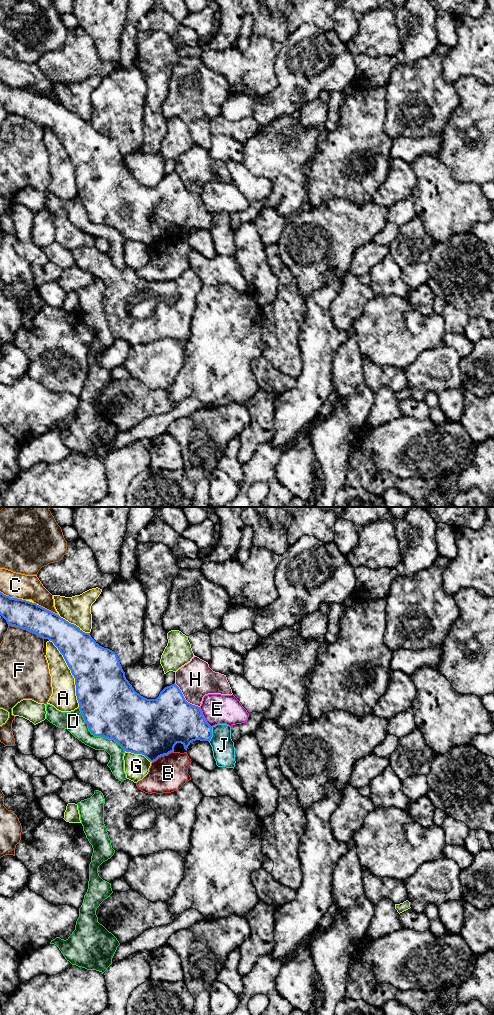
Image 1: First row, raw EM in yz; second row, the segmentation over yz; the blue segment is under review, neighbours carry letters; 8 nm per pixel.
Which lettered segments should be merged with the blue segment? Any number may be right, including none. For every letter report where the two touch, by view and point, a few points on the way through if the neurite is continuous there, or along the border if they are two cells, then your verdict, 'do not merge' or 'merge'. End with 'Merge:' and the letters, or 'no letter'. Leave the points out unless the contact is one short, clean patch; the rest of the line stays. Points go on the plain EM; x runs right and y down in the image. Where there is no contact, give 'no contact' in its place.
A: meets blue in yz at (71, 160); do not merge
B: meets blue in yz at (162, 243); border along yz (173, 239), (159, 244), (152, 250); do not merge
C: meets blue in yz at (11, 86); do not merge
D: meets blue in yz at (96, 223); do not merge
E: meets blue in yz at (203, 205); border along yz (199, 195), (205, 209), (211, 215); do not merge
F: meets blue in yz at (26, 117); do not merge
G: meets blue in yz at (138, 241); do not merge
H: meets blue in yz at (184, 186); do not merge
J: meets blue in yz at (211, 222); border along yz (212, 215), (212, 224), (208, 229); do not merge
Merge: no letter

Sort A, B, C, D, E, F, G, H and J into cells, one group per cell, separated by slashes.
A / B / C / D / E / F / G / H / J

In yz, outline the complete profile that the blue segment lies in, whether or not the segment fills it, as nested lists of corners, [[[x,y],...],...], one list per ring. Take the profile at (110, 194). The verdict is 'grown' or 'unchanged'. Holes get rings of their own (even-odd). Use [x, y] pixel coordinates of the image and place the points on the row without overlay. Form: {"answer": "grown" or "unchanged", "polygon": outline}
{"answer": "unchanged", "polygon": [[[0,80],[0,103],[8,114],[26,117],[43,127],[54,131],[63,143],[72,163],[75,166],[76,184],[81,202],[94,224],[101,224],[116,229],[126,240],[144,243],[150,250],[174,240],[177,231],[187,238],[191,230],[210,229],[212,215],[206,210],[200,195],[188,191],[179,175],[174,171],[165,175],[156,187],[147,187],[137,181],[125,165],[117,142],[100,134],[90,123],[79,115],[69,111],[59,103],[26,88],[10,86]]]}

